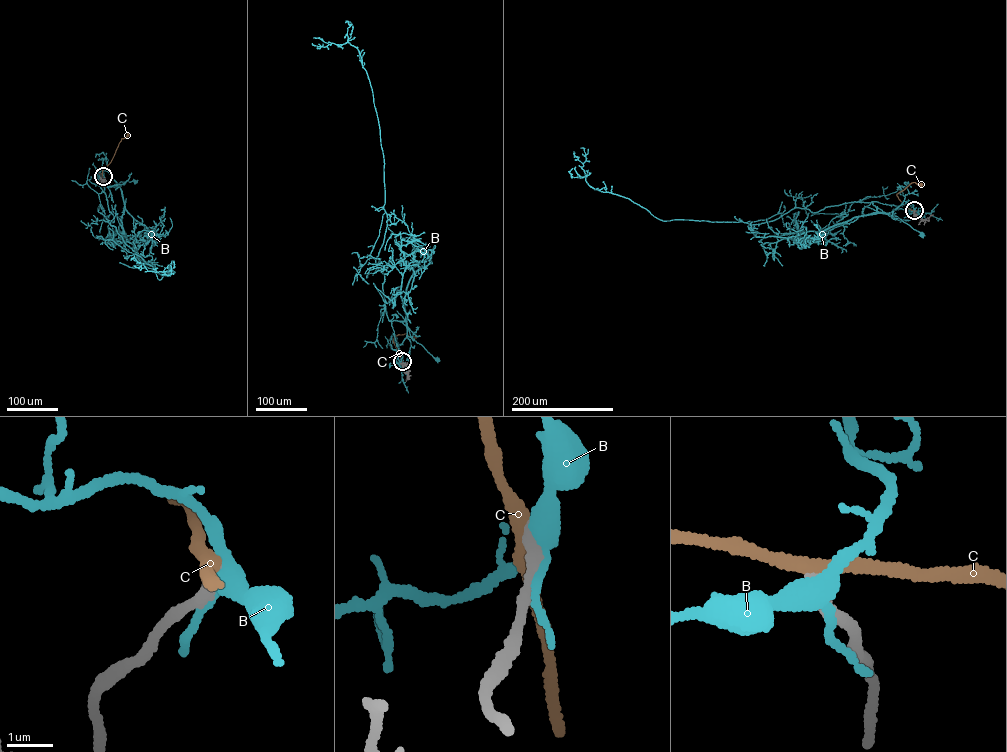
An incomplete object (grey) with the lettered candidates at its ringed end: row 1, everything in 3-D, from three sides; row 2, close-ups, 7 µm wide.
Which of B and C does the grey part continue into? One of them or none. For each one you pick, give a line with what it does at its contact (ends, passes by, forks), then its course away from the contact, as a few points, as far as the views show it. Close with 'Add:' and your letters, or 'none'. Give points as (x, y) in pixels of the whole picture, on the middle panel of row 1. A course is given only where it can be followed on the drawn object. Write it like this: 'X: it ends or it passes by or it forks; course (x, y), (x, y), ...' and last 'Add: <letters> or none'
Add: none

